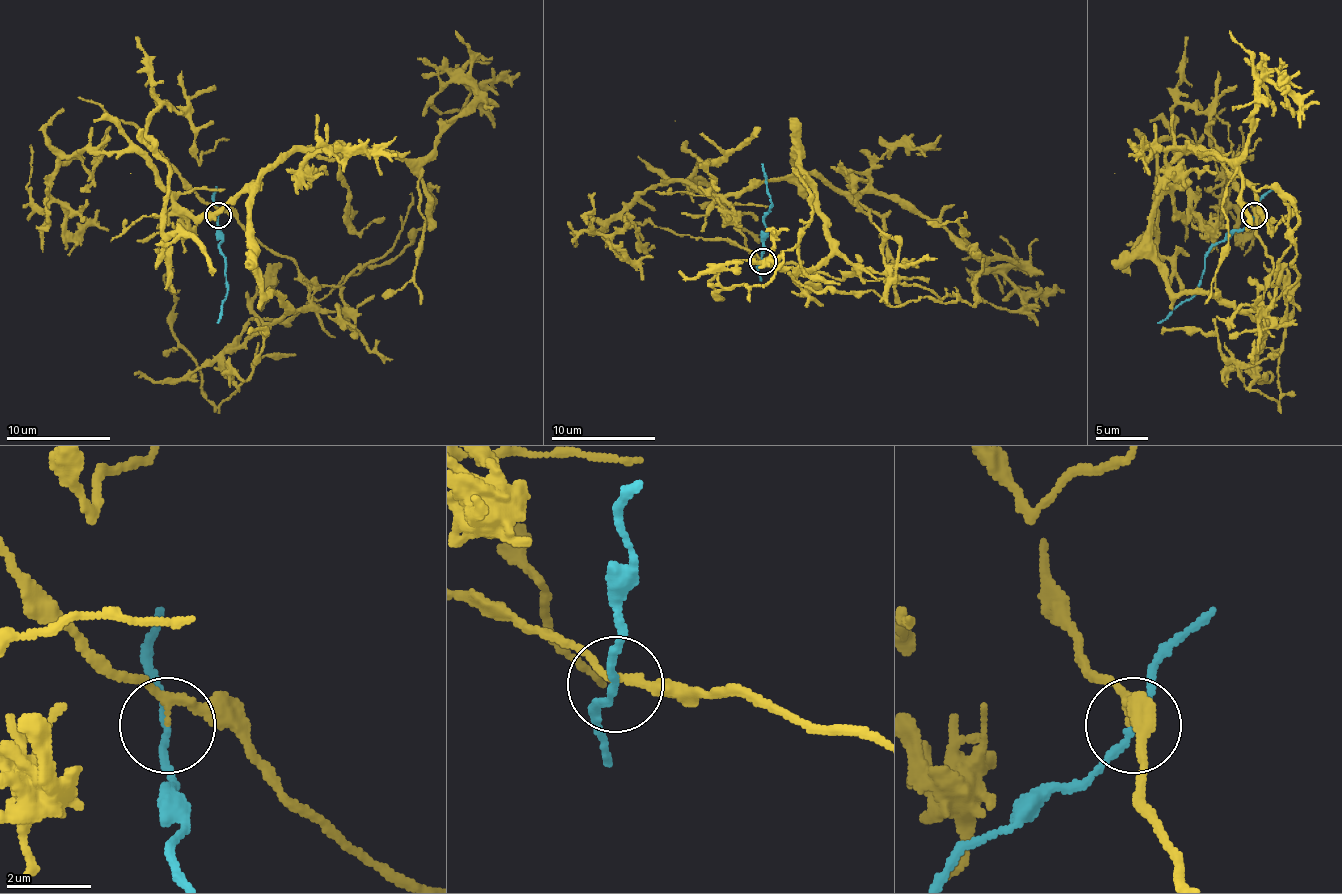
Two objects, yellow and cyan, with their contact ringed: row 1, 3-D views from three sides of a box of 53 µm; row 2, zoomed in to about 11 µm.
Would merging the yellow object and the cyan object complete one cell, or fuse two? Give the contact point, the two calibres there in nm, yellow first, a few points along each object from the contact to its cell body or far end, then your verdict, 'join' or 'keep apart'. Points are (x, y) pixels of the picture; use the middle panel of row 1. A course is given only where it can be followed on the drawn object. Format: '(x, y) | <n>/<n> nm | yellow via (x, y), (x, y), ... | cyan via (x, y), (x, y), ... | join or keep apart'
(762, 261) | 160/140 nm | yellow via (762, 260), (853, 271), (793, 158), (1019, 263), (1005, 271), (1019, 310), (974, 286) | cyan via (762, 260), (764, 218), (772, 205), (762, 163) | keep apart

